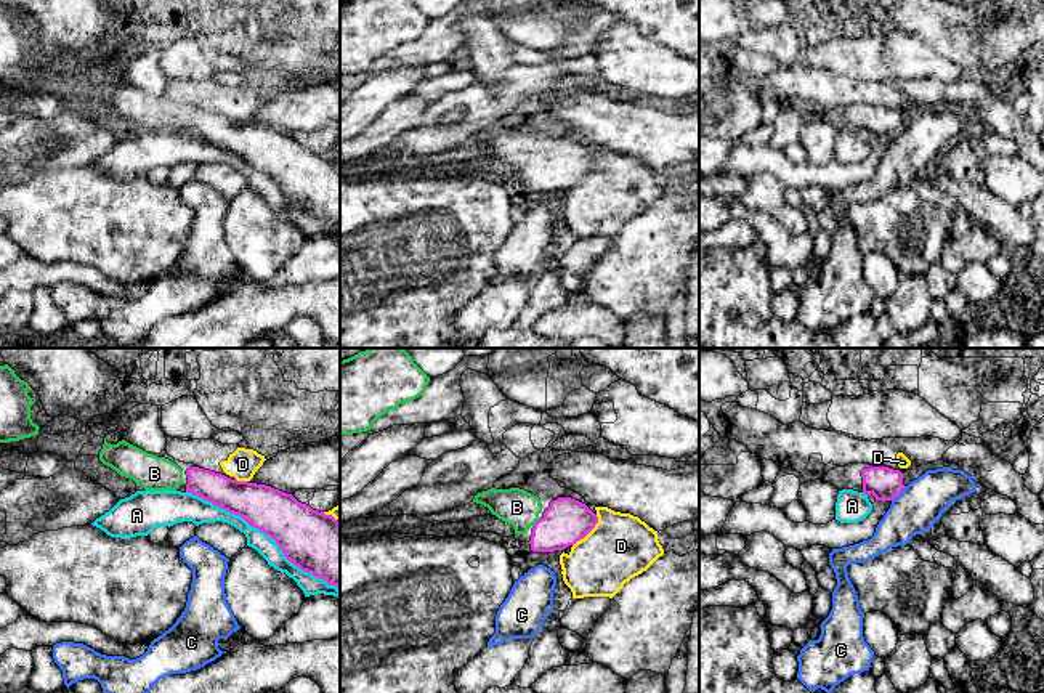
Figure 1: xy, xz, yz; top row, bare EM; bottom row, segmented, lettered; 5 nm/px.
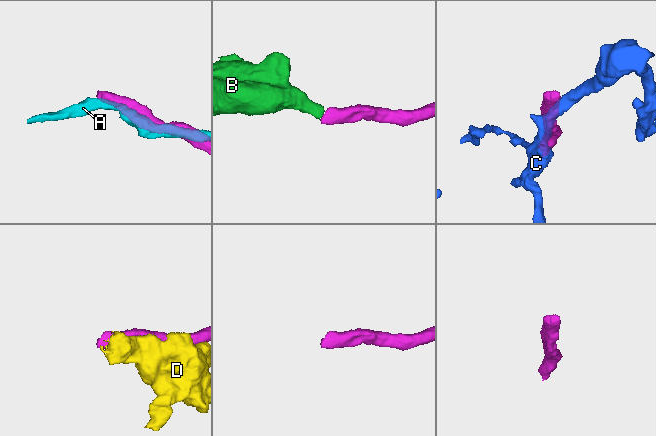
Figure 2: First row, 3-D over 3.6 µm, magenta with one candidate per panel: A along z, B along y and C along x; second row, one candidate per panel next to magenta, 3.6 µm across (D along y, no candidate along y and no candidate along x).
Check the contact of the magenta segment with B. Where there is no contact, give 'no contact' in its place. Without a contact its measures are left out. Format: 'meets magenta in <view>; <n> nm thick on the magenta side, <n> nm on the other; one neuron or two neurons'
meets magenta in xz; 220 nm thick on the magenta side, 190 nm on the other; one neuron

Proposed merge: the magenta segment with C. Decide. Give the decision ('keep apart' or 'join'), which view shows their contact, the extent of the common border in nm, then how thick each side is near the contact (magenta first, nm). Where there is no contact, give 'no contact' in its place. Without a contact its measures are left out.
keep apart; contact in yz; length 100 nm; calibres 170 and 220 nm

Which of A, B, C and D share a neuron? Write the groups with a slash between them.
A / B / C / D

